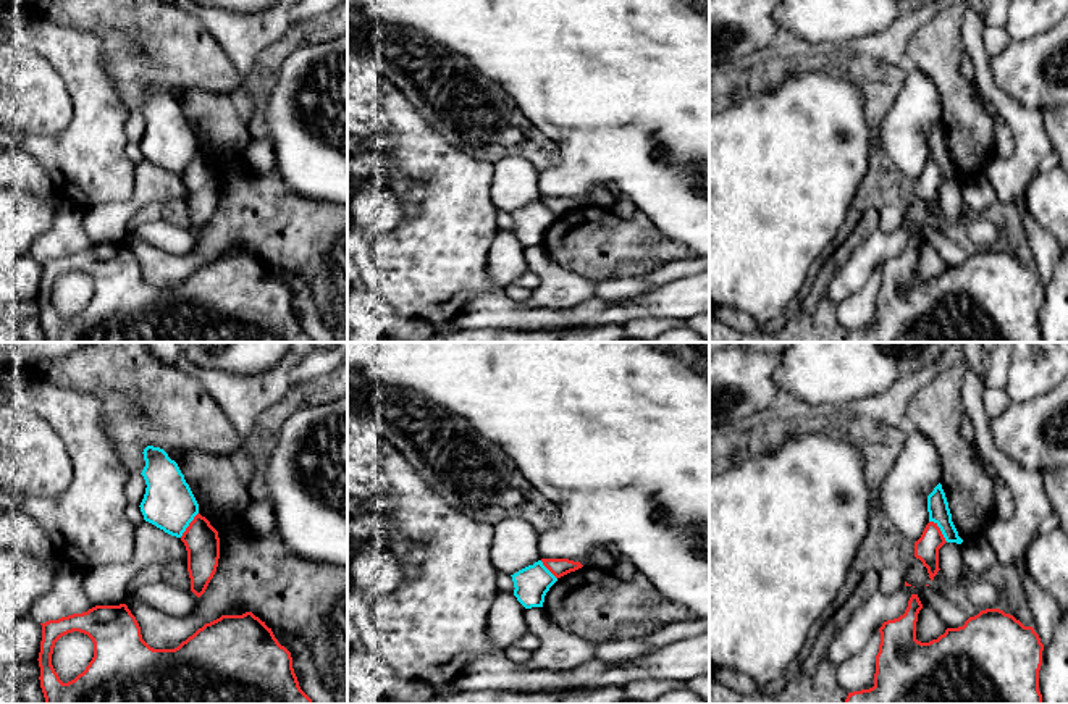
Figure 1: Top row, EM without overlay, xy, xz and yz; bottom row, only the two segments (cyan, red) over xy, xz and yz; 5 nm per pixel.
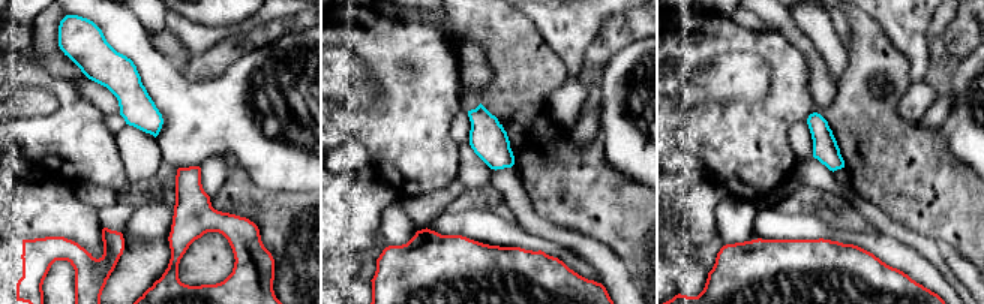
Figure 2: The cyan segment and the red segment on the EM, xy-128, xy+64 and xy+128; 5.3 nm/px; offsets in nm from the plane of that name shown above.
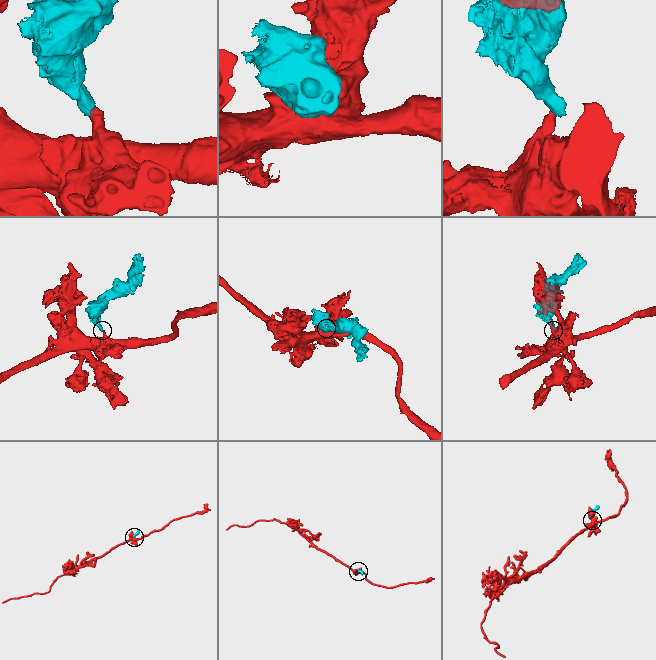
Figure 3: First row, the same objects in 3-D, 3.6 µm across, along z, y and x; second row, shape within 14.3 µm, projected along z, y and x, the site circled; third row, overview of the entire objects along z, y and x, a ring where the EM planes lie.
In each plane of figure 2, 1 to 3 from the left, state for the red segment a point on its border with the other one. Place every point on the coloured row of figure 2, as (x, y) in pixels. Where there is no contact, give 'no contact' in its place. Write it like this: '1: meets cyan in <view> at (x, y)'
1: no contact
2: no contact
3: no contact

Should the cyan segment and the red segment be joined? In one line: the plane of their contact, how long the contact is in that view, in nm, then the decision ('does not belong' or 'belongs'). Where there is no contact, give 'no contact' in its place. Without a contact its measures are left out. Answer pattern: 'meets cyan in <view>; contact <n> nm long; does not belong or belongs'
meets cyan in yz; contact 140 nm long; does not belong

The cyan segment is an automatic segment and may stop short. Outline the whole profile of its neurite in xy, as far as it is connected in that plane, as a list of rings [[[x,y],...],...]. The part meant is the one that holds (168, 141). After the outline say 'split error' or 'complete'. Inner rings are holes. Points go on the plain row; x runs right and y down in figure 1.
[[[147,84],[142,92],[145,105],[141,113],[147,126],[139,145],[144,158],[181,176],[199,152],[199,142],[178,102],[163,87]]]; complete

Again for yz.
[[[939,121],[934,129],[927,134],[929,160],[934,160],[947,181],[961,182],[963,178],[952,160],[952,152],[942,123]]]; complete

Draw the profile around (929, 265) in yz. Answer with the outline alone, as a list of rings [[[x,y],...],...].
[[[923,245],[918,252],[916,260],[916,278],[921,281],[929,281],[937,278],[940,273],[945,271],[945,263],[940,255],[931,247]]]

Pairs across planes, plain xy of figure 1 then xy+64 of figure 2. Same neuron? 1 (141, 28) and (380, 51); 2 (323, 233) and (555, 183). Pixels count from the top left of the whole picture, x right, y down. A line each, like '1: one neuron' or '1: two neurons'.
1: two neurons
2: one neuron

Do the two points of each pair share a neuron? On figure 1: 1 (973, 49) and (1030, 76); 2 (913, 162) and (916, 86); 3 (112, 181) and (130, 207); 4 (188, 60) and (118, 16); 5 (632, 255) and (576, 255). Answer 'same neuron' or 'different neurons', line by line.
1: different neurons
2: same neuron
3: different neurons
4: same neuron
5: same neuron

